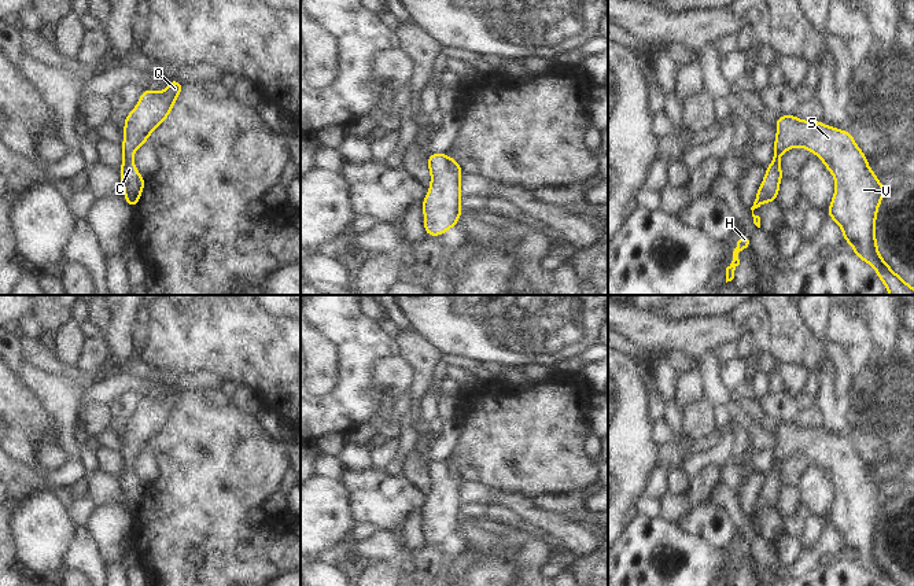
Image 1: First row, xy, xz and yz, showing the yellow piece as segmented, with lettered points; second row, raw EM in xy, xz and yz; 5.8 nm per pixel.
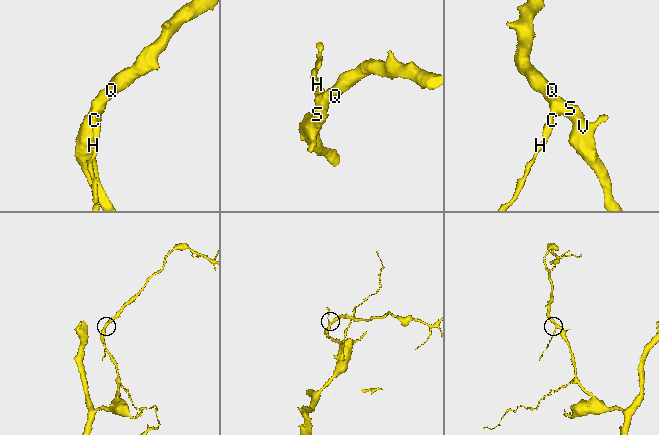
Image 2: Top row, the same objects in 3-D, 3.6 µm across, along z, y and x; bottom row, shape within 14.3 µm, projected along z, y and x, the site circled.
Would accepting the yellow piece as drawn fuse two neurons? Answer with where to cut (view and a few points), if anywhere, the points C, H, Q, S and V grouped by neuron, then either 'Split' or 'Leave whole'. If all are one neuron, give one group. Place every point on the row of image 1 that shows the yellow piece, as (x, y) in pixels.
No split. Groups: C H Q S V. Leave whole.

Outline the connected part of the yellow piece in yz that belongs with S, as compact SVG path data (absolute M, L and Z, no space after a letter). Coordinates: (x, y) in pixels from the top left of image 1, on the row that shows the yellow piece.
M793 114L780 115L775 122L774 156L764 173L752 210L753 224L760 228L760 217L753 210L766 202L777 202L781 178L781 155L793 147L806 147L825 163L836 180L836 191L828 217L843 229L844 242L854 247L854 255L870 263L889 295L914 295L914 288L899 277L878 254L876 217L880 202L889 191L867 165L849 130L826 126L821 121L801 121Z

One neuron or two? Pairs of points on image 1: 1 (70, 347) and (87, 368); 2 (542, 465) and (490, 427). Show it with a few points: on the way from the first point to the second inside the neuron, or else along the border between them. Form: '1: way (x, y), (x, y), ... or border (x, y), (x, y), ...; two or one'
1: border (88, 339), (76, 369); two
2: way (530, 453), (502, 427); one

